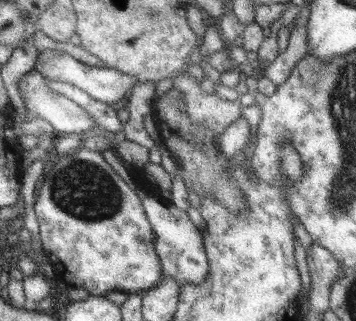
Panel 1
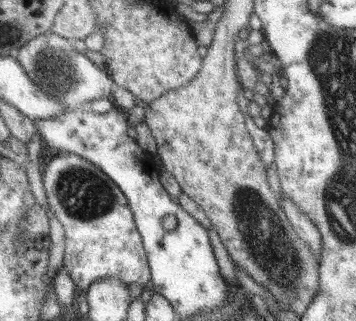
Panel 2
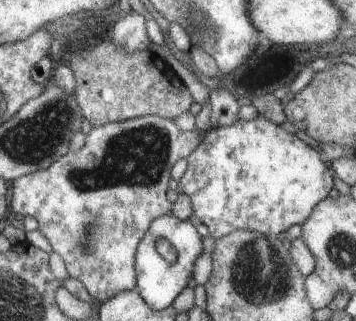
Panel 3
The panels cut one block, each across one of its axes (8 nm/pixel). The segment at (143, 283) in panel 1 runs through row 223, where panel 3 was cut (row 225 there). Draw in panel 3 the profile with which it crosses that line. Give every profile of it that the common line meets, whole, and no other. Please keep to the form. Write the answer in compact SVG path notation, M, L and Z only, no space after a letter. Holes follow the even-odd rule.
M143 116L91 128L83 140L83 148L77 152L69 150L63 158L49 164L45 170L37 170L33 174L11 180L9 184L13 200L9 202L9 208L13 208L13 214L37 220L37 230L49 240L53 254L61 256L69 278L79 280L85 290L103 304L121 292L135 290L137 244L145 236L151 220L171 214L173 202L167 202L165 198L171 168L177 160L187 158L201 140L203 130L195 128L191 132L181 132L173 120L159 116Z

